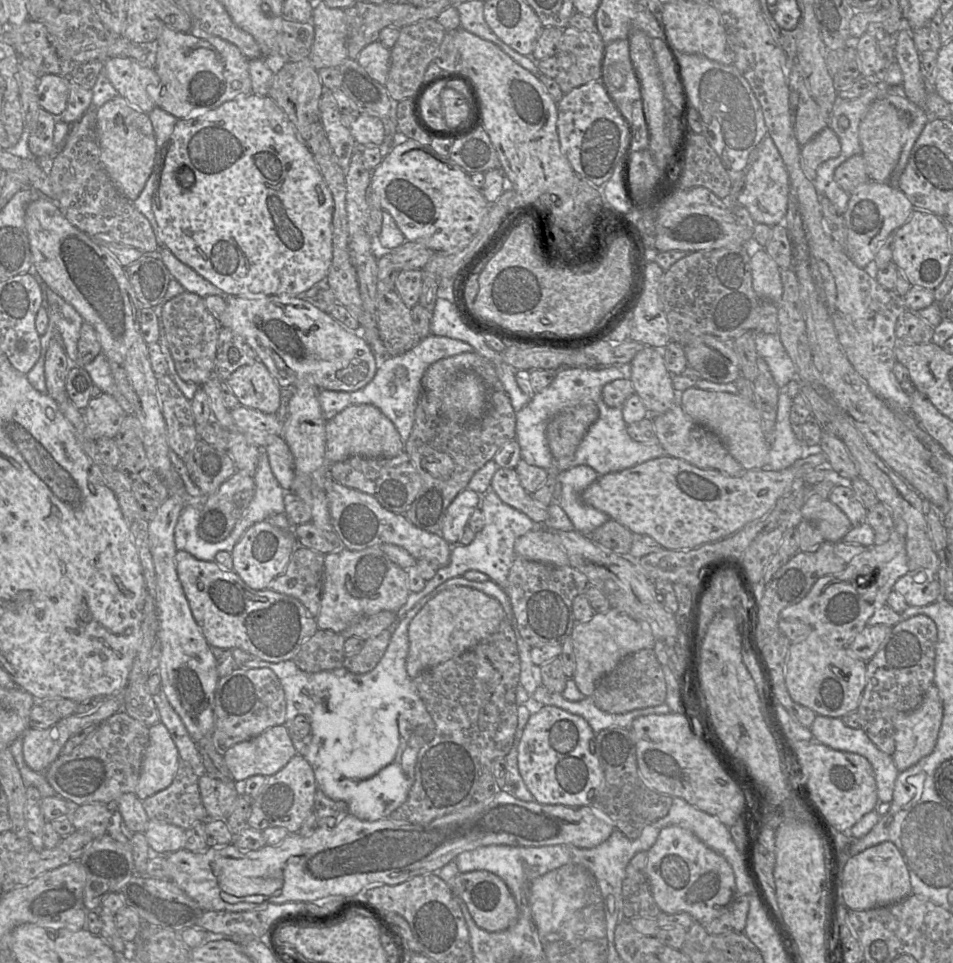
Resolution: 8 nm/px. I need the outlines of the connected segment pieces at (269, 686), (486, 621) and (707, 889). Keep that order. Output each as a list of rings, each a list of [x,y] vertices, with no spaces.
[[[238,668],[229,675],[220,677],[214,696],[214,716],[214,739],[222,750],[250,740],[270,727],[284,725],[286,722],[286,698],[279,678],[268,668]]]
[[[454,586],[438,593],[421,608],[409,623],[409,652],[406,660],[408,675],[414,678],[425,669],[444,663],[473,648],[495,633],[505,619],[507,619],[506,613],[498,600],[473,588]]]
[[[679,826],[663,828],[654,845],[647,851],[645,874],[651,894],[659,909],[667,914],[688,913],[697,923],[707,923],[724,911],[732,911],[733,893],[736,891],[735,875],[730,864],[709,848],[689,830]]]

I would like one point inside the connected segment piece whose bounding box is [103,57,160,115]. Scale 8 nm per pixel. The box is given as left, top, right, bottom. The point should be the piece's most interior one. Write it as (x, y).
(130, 78)

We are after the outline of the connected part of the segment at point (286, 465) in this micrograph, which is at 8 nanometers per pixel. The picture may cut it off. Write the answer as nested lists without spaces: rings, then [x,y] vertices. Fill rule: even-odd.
[[[282,436],[274,437],[266,447],[271,470],[285,491],[290,491],[294,479],[293,455]]]

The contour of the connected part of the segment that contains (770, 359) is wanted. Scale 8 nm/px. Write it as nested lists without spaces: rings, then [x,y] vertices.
[[[755,333],[755,346],[757,354],[766,361],[778,387],[785,387],[791,380],[799,380],[778,333]]]

